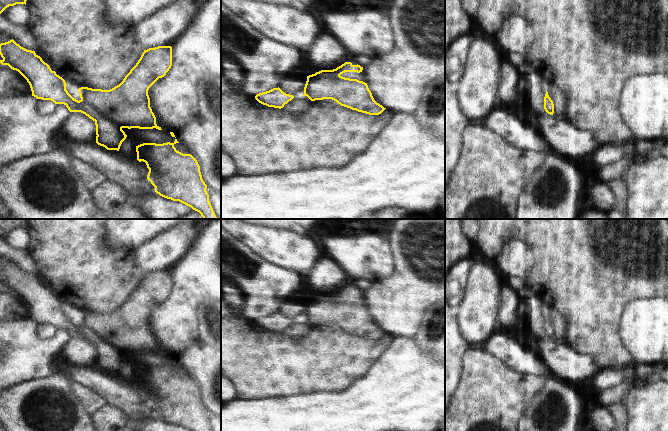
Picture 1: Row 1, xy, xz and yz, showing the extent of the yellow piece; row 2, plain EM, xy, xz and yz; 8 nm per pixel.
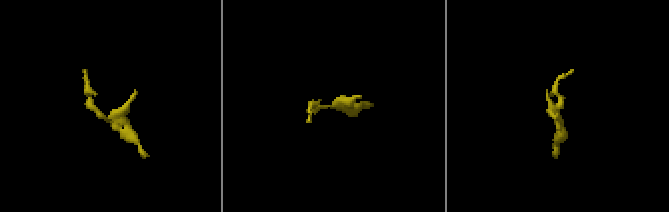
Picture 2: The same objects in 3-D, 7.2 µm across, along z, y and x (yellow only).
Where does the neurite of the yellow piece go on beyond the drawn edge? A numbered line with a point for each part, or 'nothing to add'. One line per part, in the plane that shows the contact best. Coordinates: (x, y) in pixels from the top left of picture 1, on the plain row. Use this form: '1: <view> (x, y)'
nothing to add

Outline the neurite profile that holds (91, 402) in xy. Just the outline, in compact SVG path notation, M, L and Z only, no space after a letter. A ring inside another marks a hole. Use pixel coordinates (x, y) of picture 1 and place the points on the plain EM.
M67 378L67 380L70 390L81 403L87 415L91 416L106 404L105 400L94 391L79 385L78 383L69 378Z

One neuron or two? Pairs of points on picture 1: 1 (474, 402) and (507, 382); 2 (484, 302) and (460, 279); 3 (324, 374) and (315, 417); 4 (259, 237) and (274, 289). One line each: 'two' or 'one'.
1: one
2: two
3: two
4: two

